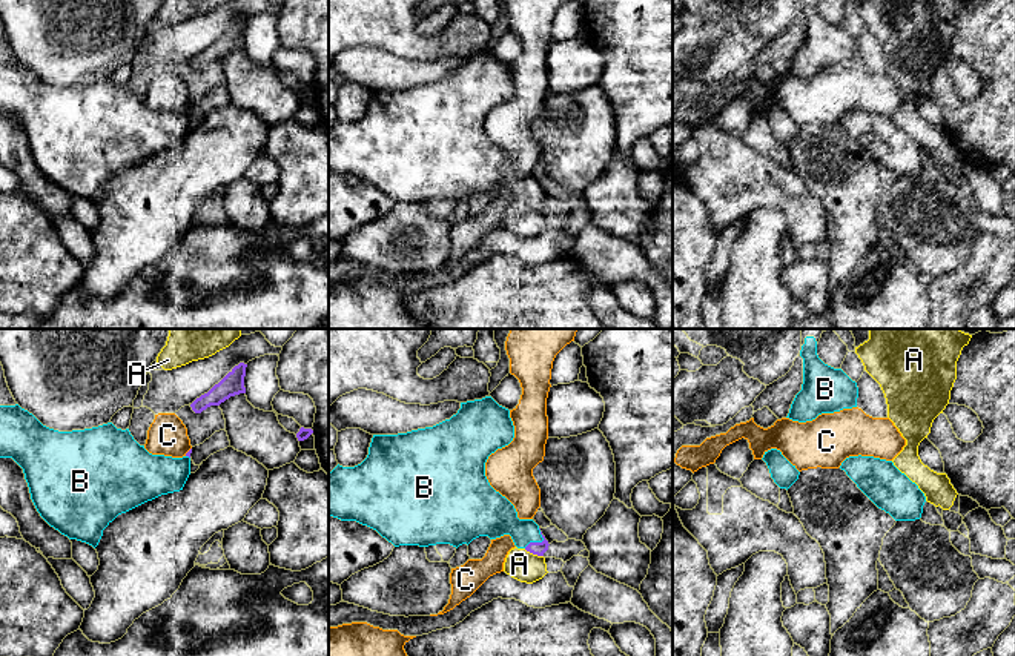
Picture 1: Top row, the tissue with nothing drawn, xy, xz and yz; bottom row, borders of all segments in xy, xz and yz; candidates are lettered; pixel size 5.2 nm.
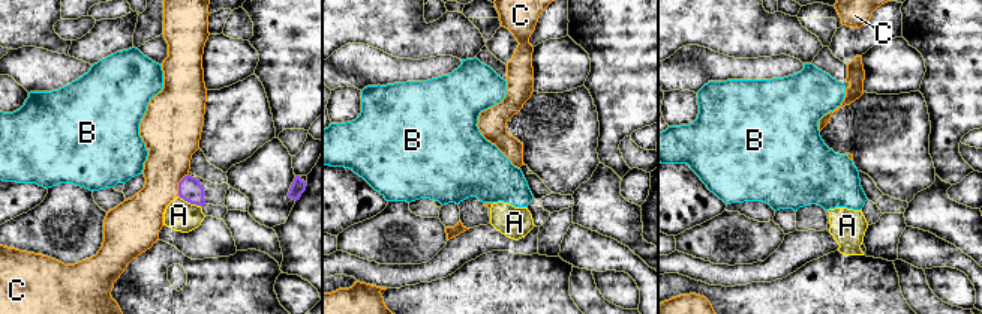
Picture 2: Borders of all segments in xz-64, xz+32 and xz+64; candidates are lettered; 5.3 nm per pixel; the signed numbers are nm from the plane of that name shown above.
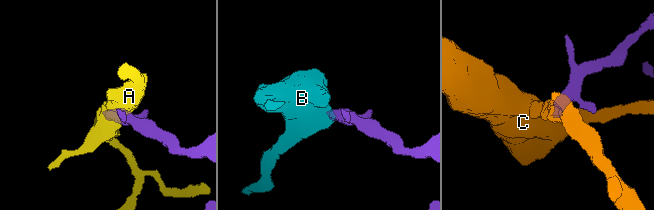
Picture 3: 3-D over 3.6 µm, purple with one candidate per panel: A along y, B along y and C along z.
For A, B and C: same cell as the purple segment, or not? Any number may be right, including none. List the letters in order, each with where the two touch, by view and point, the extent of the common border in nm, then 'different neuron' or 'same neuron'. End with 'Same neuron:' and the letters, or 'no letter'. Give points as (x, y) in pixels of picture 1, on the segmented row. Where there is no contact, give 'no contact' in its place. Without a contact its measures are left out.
A: xz (533, 553) | 110 nm | different neuron
B: xz (538, 543) | 130 nm | same neuron
C: xy (188, 452) | 60 nm | different neuron
Same neuron: B

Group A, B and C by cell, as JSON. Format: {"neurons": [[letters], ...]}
{"neurons": [["A"], ["B"], ["C"]]}

